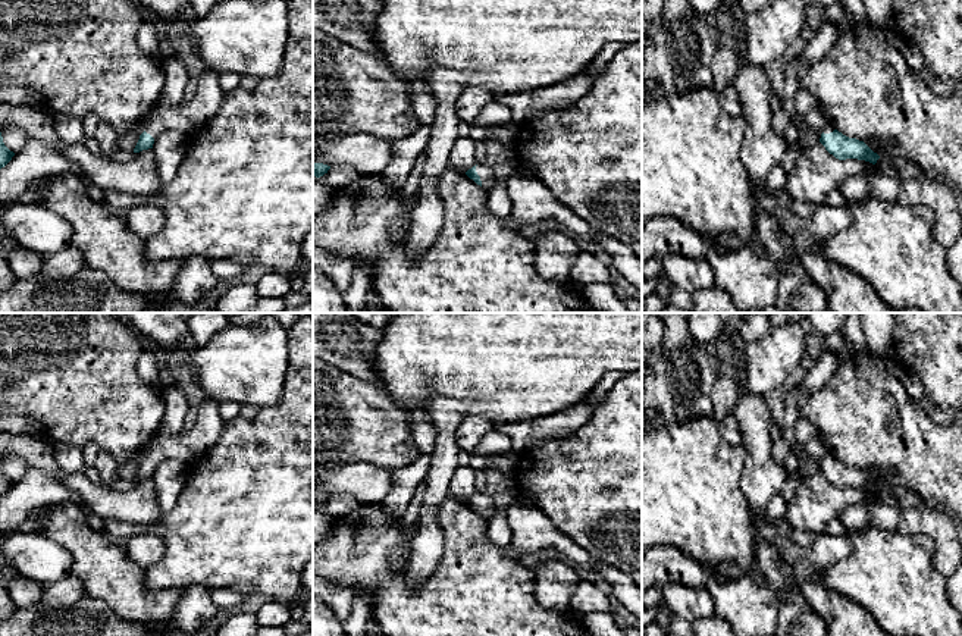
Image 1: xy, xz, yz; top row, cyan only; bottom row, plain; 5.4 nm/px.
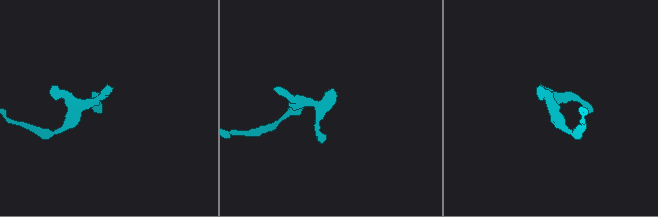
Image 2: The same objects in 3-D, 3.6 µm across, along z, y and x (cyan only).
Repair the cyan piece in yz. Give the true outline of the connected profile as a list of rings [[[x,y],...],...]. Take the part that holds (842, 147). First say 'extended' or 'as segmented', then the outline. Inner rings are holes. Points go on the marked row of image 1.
extended | [[[828,122],[824,126],[820,142],[839,160],[858,159],[875,165],[880,159],[864,141],[843,135]]]

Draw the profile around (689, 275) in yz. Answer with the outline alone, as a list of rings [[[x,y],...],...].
[[[667,254],[662,257],[662,273],[671,283],[687,292],[709,289],[715,285],[711,260],[708,259]]]

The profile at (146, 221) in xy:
[[[150,204],[129,209],[123,219],[128,228],[142,239],[156,235],[164,225],[163,212]]]

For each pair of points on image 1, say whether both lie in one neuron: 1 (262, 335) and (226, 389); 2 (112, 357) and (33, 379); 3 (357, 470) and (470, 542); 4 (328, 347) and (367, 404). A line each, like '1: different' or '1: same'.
1: same
2: same
3: different
4: different

